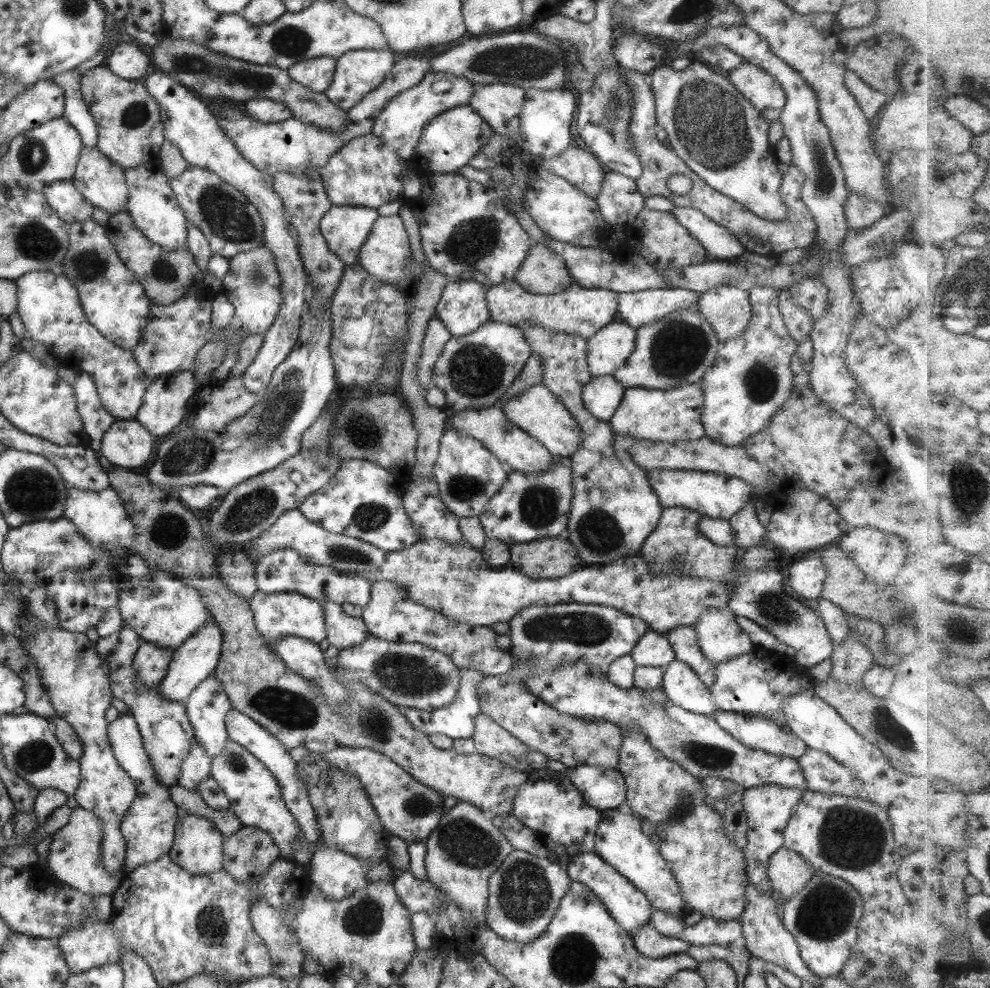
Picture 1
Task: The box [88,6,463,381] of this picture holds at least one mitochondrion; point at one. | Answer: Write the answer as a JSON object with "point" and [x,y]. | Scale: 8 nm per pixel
{"point":[226,217]}

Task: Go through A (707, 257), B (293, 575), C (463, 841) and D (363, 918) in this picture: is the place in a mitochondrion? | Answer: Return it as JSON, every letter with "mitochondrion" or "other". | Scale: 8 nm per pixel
{"A":"other","B":"other","C":"mitochondrion","D":"mitochondrion"}

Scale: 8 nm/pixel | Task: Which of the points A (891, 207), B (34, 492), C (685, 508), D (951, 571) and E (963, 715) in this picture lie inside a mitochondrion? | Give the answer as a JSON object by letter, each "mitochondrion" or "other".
{"A":"other","B":"mitochondrion","C":"other","D":"mitochondrion","E":"other"}

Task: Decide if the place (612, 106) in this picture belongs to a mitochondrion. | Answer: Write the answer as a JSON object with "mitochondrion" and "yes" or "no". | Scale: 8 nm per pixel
{"mitochondrion":"yes"}

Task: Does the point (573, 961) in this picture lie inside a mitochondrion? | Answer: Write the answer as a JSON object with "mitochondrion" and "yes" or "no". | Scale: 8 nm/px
{"mitochondrion":"yes"}

